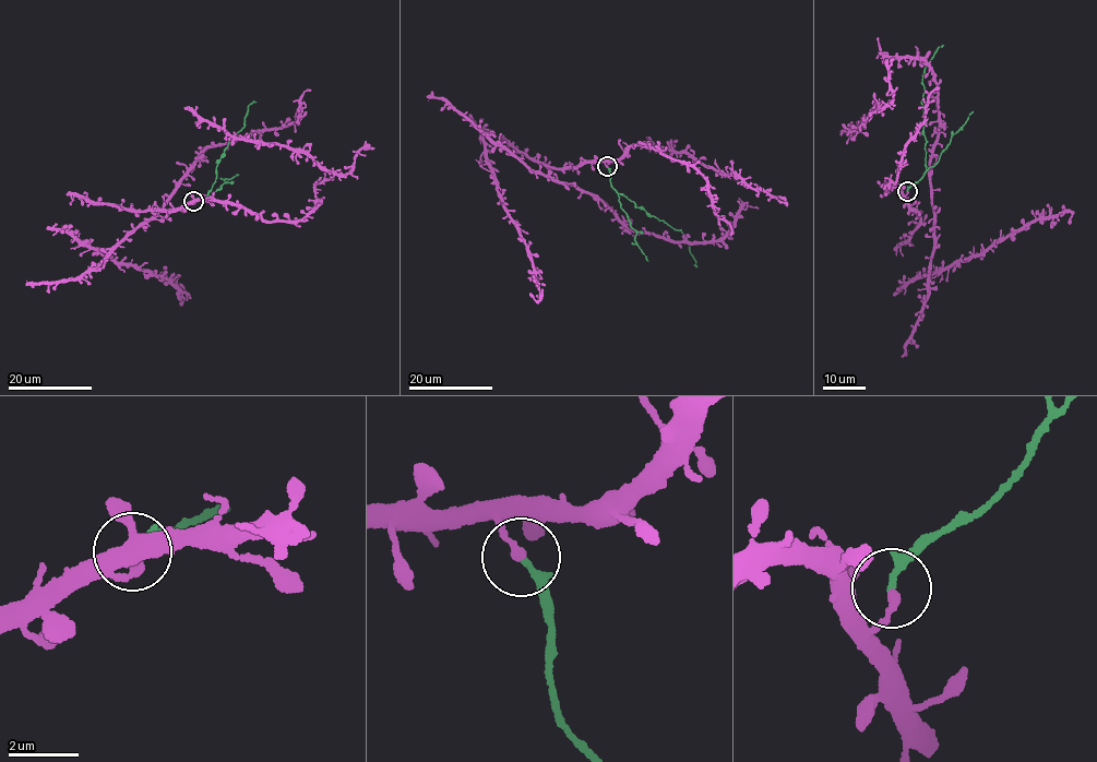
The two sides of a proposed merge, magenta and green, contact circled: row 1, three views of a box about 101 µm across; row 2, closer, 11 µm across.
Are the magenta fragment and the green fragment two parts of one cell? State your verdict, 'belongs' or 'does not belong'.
does not belong

